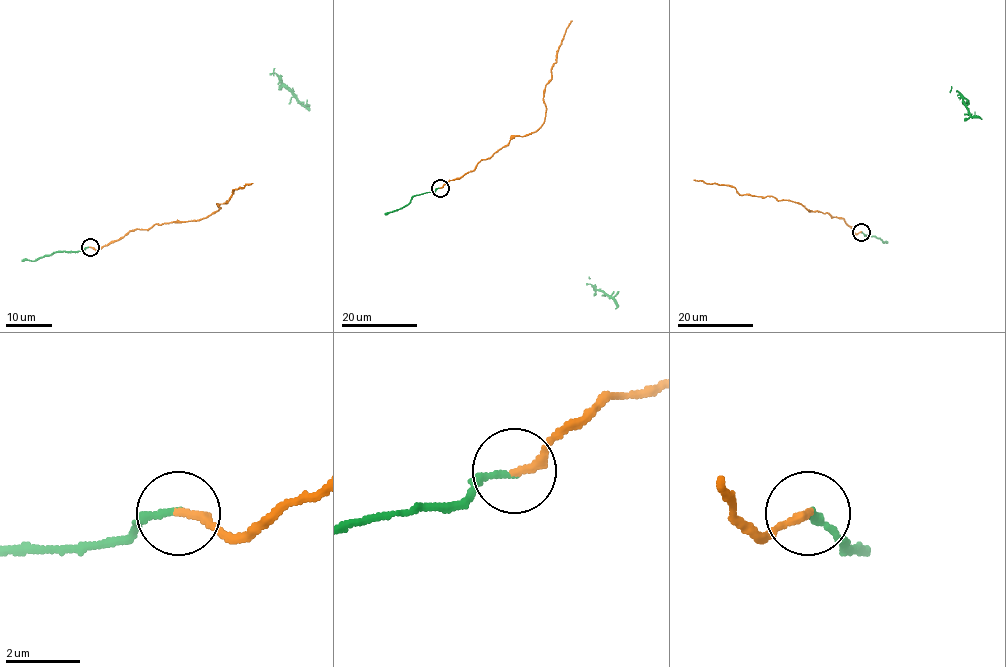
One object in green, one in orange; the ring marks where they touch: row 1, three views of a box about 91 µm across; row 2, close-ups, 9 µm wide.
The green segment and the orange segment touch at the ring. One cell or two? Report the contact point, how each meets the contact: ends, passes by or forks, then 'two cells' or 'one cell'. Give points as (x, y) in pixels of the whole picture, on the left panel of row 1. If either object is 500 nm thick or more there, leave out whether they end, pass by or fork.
(90, 247) | green ends | orange ends | one cell

